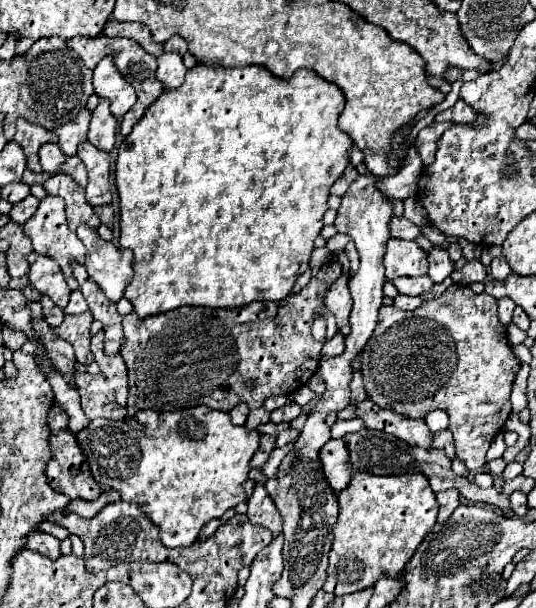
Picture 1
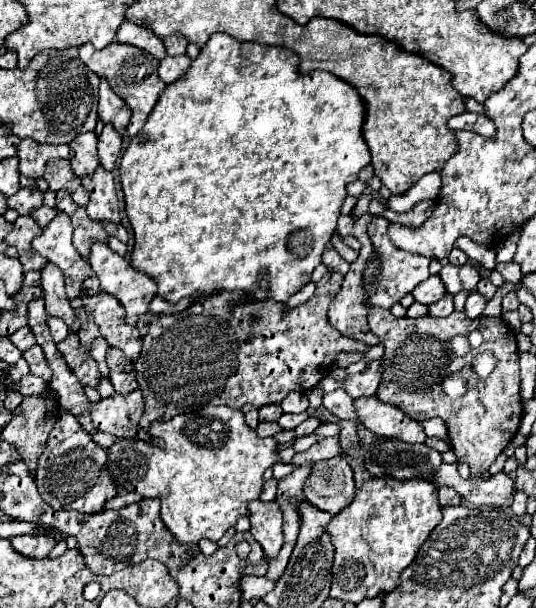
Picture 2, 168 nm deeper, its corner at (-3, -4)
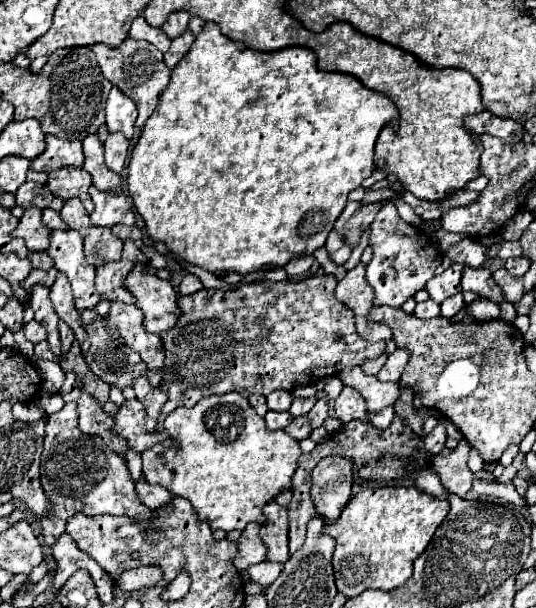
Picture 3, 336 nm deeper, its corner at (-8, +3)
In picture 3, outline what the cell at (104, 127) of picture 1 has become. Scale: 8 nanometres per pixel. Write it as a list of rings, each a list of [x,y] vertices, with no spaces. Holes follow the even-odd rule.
[[[110,134],[108,140],[104,142],[104,158],[106,158],[106,166],[110,170],[114,170],[116,174],[122,172],[124,162],[126,162],[126,154],[128,154],[128,146],[130,140],[124,134]]]

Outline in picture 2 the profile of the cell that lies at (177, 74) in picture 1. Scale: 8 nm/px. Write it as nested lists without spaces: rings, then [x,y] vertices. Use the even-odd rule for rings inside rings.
[[[187,53],[183,55],[175,55],[175,57],[165,57],[161,63],[159,63],[159,77],[165,81],[165,83],[173,83],[177,81],[177,77],[181,77],[191,65],[191,59]]]

